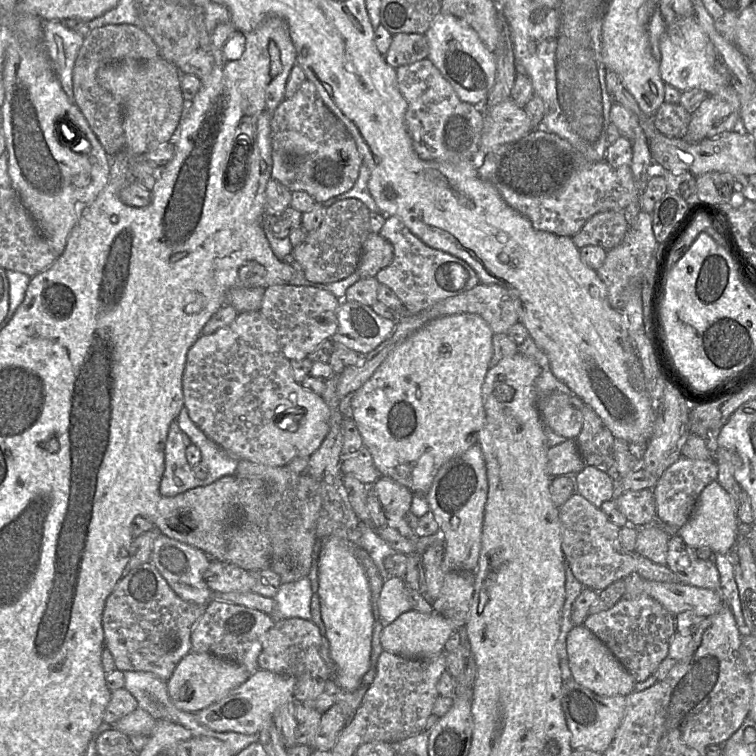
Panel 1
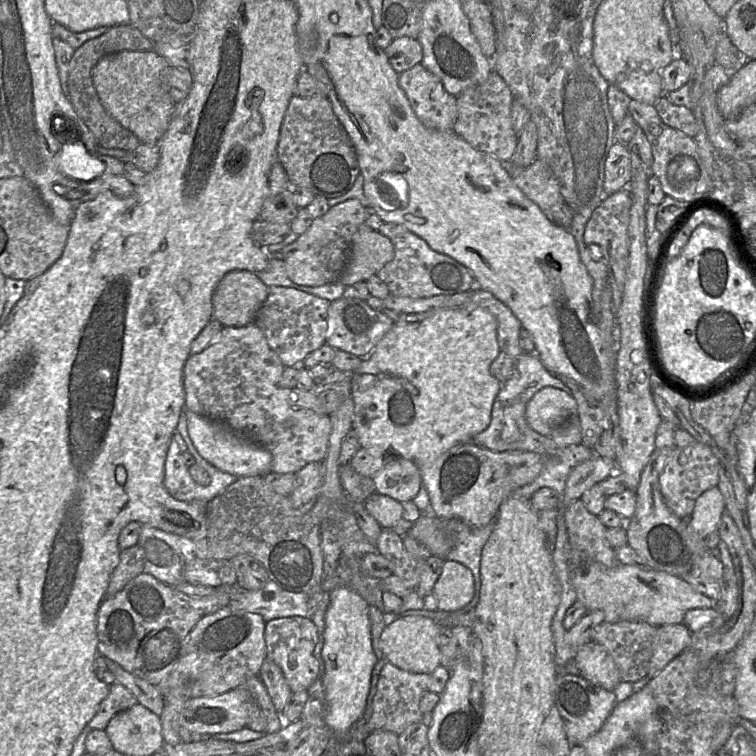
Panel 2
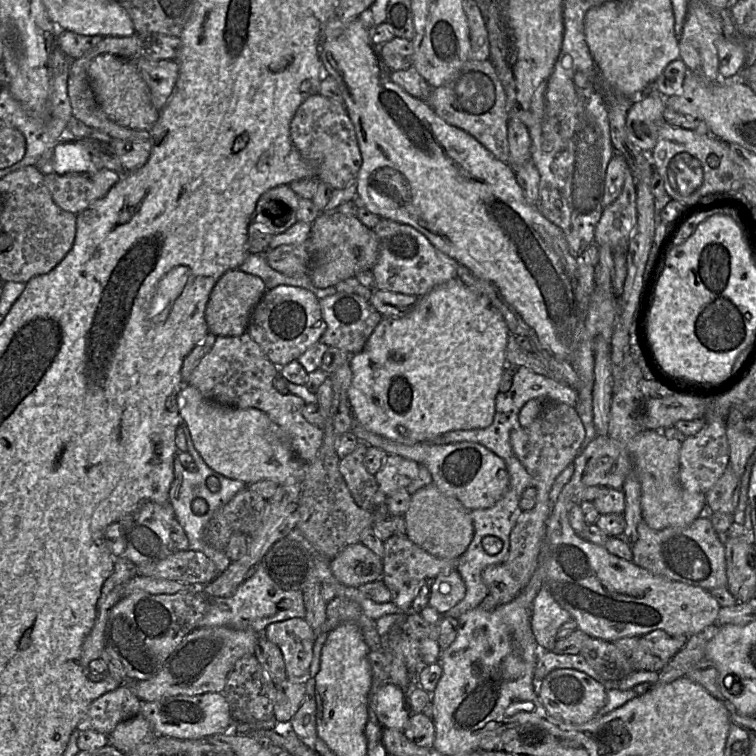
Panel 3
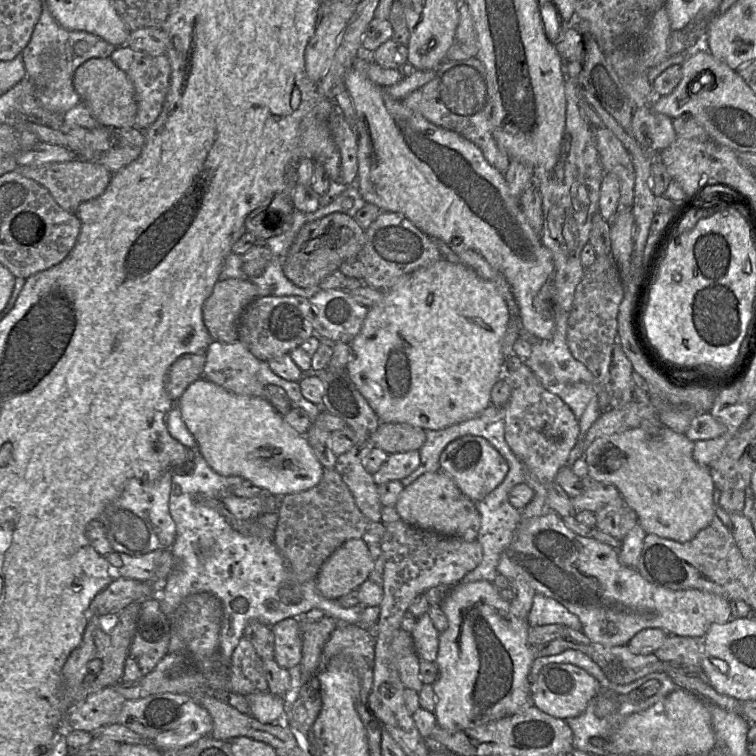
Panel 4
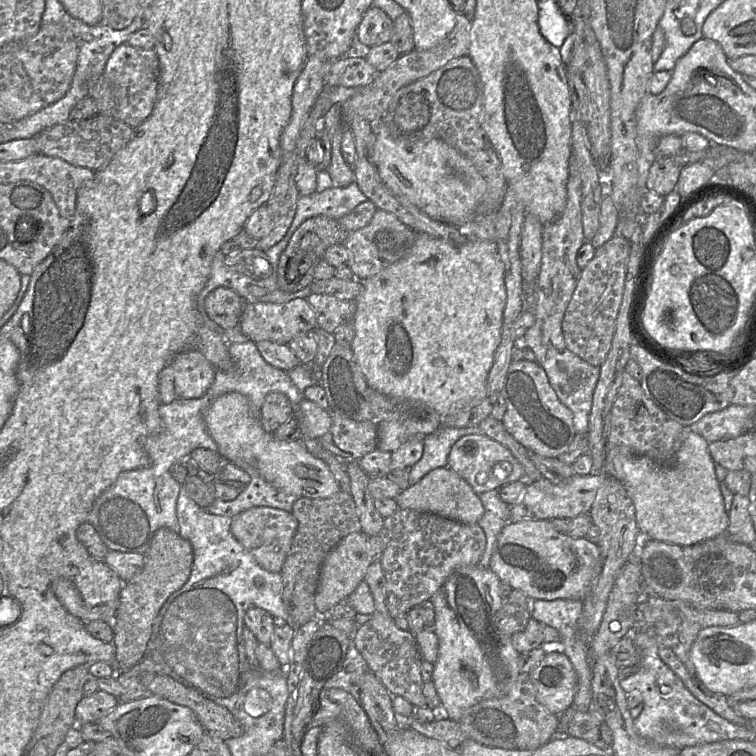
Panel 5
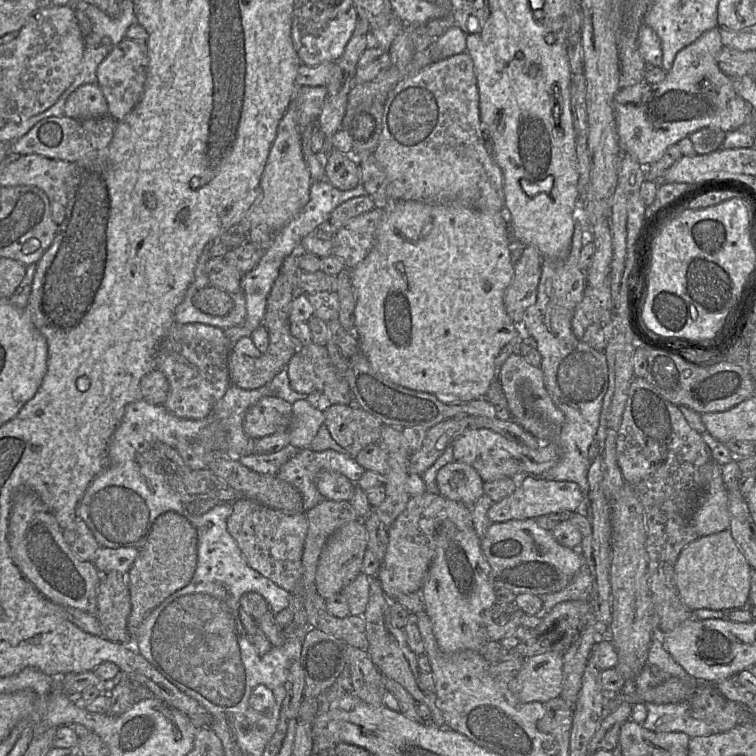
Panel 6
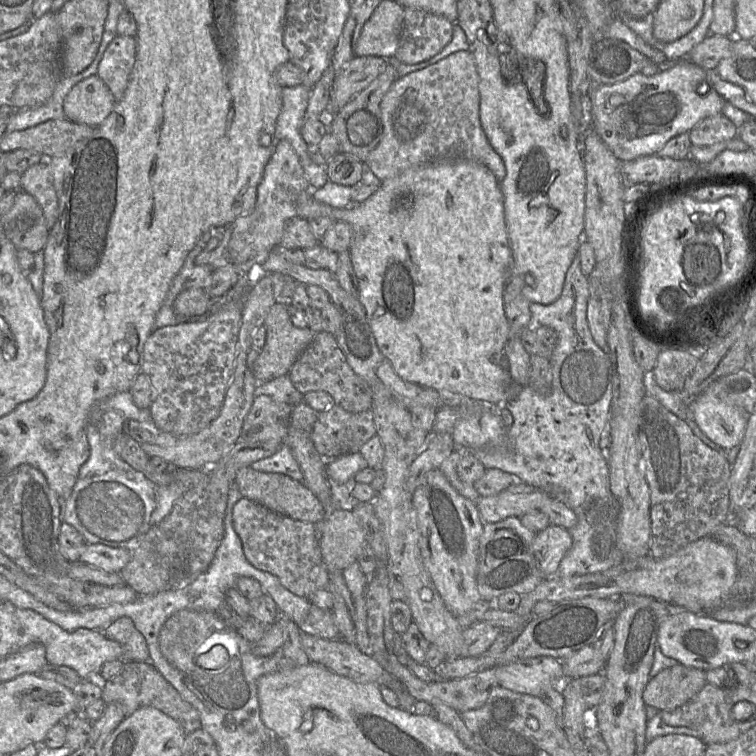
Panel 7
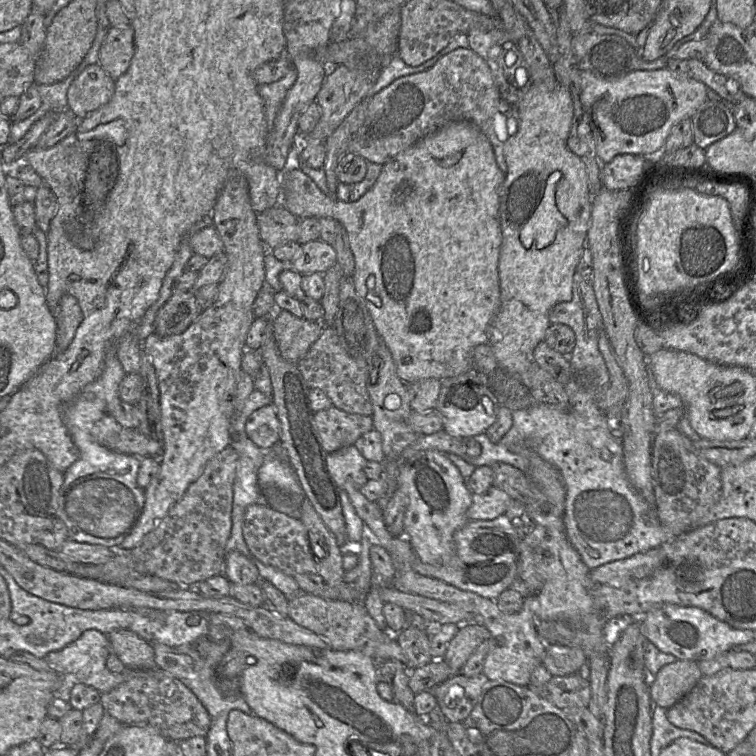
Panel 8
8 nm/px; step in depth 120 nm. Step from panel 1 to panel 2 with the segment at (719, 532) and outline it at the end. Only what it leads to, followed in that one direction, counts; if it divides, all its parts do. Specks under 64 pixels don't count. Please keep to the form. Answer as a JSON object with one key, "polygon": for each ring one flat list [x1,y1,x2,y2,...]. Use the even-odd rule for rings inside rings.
{"polygon":[[717,486,703,492,697,498,693,512,687,519,688,528,704,539,708,534,719,531,725,509,725,500]]}

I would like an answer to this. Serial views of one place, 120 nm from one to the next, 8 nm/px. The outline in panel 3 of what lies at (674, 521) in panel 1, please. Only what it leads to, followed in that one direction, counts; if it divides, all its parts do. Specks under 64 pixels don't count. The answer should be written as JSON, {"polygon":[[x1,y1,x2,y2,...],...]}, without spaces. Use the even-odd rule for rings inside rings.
{"polygon":[[725,420,706,421,698,433,686,437,681,444,679,461,679,479,682,487,690,492,706,494,721,477,729,462]]}

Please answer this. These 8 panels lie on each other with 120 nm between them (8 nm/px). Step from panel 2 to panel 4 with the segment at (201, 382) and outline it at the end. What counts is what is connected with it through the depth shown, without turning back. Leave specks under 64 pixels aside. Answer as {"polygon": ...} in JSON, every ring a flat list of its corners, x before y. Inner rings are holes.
{"polygon":[[213,340,206,356,205,379,239,395,268,398,266,386,258,379,261,360,240,340,232,343]]}

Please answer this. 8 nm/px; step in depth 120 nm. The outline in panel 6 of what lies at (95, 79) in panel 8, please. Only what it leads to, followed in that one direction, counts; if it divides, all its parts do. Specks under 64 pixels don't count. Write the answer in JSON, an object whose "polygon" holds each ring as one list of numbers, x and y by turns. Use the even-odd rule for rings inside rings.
{"polygon":[[96,83,79,86,64,105,64,115,73,119,99,118,107,114,107,101]]}

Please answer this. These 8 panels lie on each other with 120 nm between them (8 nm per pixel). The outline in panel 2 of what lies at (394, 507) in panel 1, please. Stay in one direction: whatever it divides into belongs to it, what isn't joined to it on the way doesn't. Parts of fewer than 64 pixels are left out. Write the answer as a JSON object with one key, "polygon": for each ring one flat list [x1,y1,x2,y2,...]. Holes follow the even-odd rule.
{"polygon":[[390,456,373,480,376,493,399,502,413,501,424,485,419,466,398,456]]}

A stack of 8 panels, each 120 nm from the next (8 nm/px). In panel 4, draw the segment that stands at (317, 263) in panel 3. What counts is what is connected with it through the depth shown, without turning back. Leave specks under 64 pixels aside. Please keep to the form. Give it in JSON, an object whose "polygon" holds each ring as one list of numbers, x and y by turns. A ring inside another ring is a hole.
{"polygon":[[335,212,305,224,283,262,285,276,302,288,319,286,322,280,348,260,356,260,366,240,366,231,352,216]]}

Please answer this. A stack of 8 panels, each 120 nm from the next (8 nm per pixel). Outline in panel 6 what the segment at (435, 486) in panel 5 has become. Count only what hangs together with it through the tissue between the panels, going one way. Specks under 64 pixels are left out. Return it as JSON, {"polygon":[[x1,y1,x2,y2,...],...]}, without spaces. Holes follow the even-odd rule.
{"polygon":[[451,462,436,476,438,494,471,509,484,495,484,482,478,472,462,462]]}

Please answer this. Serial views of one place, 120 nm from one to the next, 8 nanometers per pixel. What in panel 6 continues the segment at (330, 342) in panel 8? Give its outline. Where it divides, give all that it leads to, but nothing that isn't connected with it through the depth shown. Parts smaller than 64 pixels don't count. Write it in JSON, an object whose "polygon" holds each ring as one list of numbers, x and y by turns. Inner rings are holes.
{"polygon":[[314,342,301,345,287,369,290,385,295,391,304,394,322,392,332,404,355,403,348,380,337,372,325,345]]}

